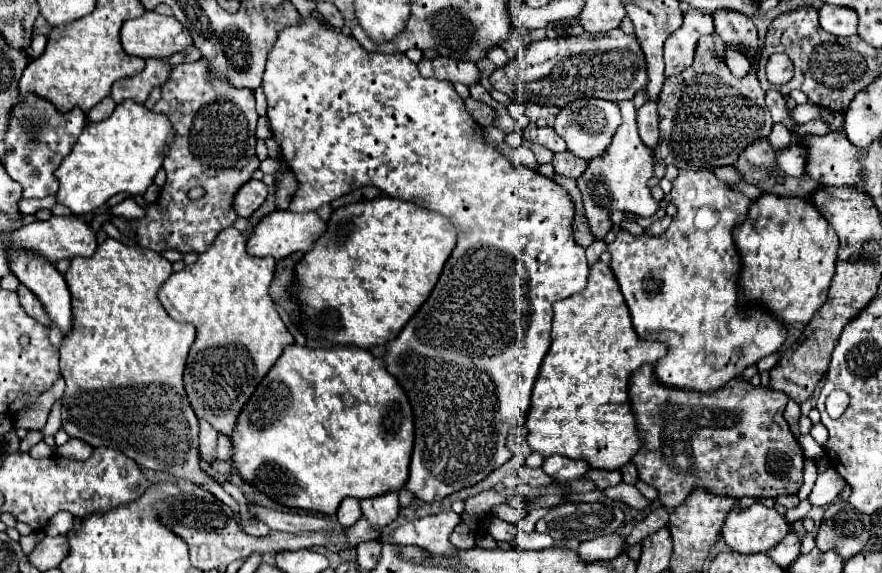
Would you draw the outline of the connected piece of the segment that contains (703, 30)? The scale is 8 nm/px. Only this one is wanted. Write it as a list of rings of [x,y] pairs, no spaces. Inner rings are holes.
[[[690,9],[688,13],[684,13],[682,27],[676,33],[672,33],[672,37],[668,37],[664,45],[664,63],[666,63],[664,73],[668,77],[678,75],[688,65],[692,65],[696,41],[702,35],[708,35],[712,31],[714,31],[712,15],[696,11],[696,9]]]

